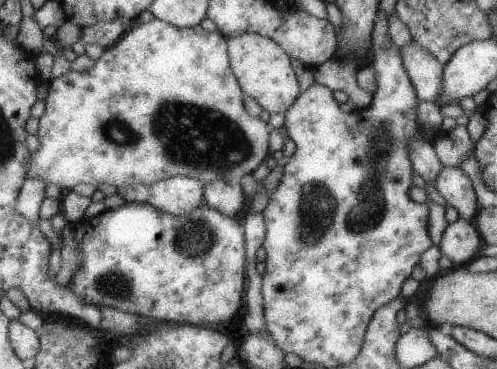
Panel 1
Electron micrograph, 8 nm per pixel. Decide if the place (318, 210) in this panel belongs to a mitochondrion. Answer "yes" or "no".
yes

